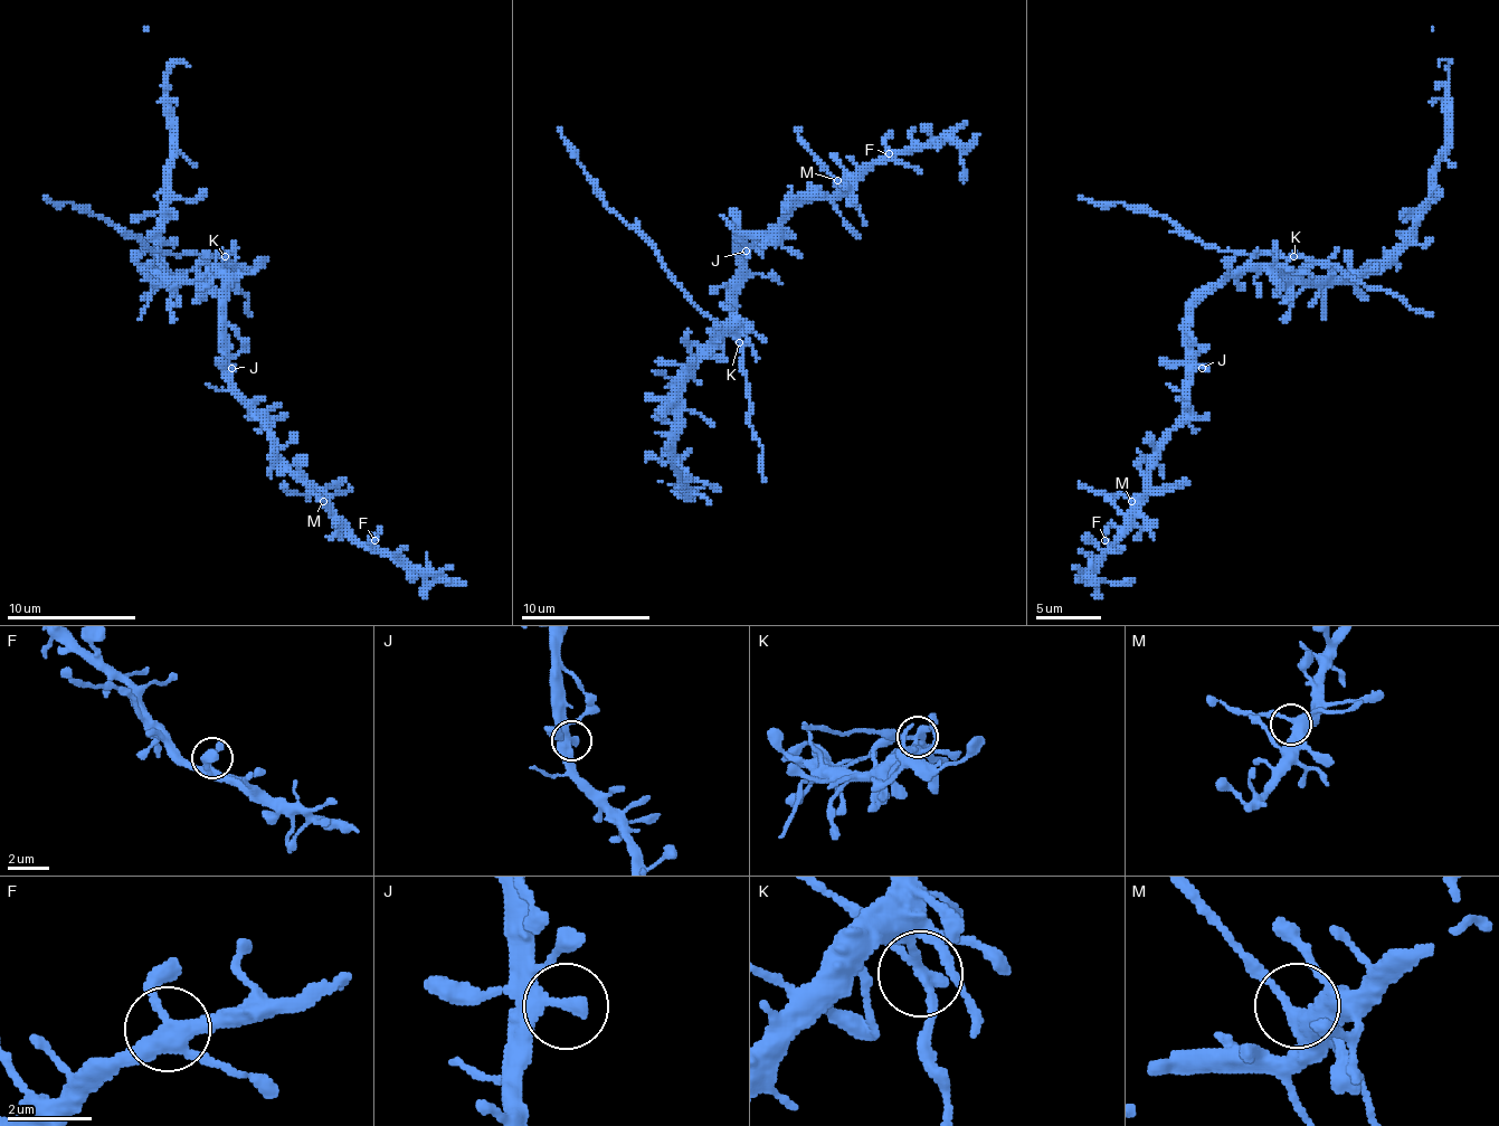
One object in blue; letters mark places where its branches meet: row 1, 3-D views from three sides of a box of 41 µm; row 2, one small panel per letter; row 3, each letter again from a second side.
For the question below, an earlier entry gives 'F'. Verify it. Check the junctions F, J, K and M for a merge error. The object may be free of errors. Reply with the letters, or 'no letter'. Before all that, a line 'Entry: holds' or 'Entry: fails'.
Entry: fails
no letter

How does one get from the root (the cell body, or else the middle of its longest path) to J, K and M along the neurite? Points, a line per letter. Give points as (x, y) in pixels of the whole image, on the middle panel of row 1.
J: (740, 264), (740, 238), (746, 251)
K: (740, 264), (737, 286), (737, 339), (740, 342)
M: (740, 264), (740, 238), (762, 238), (805, 199), (827, 199), (837, 189), (837, 180)

